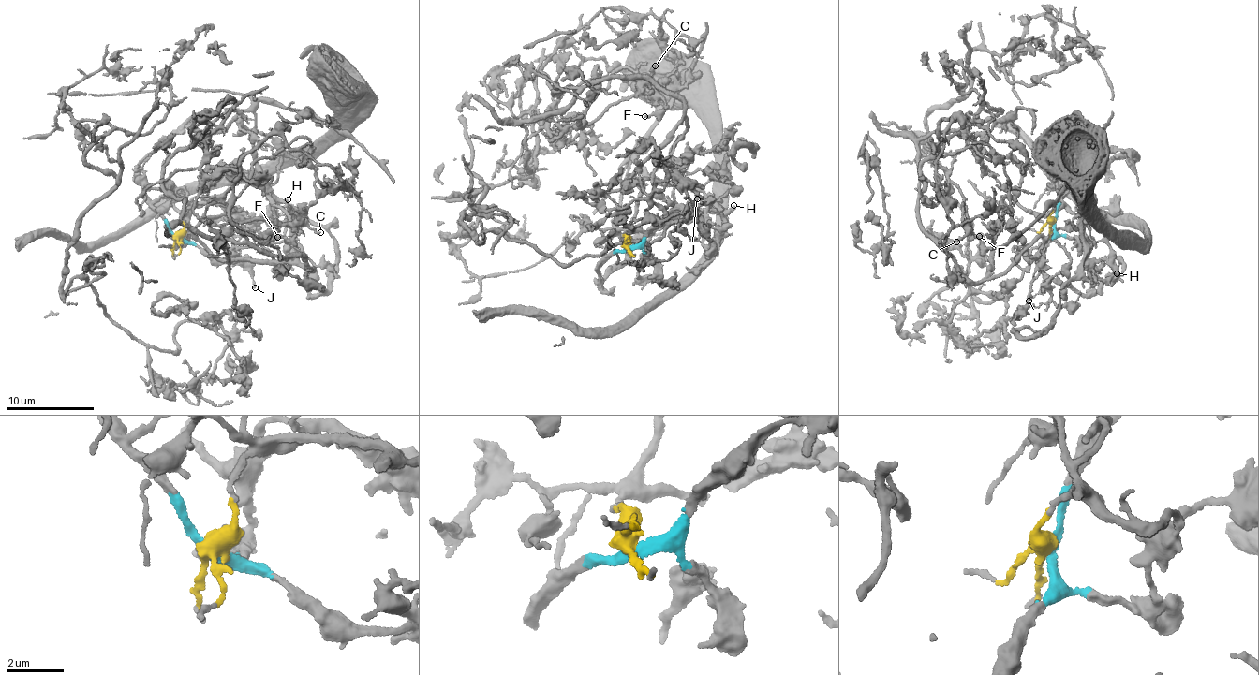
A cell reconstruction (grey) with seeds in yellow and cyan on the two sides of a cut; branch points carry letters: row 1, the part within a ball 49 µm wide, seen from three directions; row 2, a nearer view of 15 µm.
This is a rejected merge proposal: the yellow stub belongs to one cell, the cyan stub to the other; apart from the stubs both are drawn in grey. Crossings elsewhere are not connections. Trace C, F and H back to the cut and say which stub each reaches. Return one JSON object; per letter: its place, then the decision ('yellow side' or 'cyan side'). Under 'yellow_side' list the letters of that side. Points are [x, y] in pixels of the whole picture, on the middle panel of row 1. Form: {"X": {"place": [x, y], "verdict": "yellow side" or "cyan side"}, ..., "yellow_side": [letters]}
{"C": {"place": [655, 66], "verdict": "yellow side"}, "F": {"place": [644, 116], "verdict": "yellow side"}, "H": {"place": [733, 205], "verdict": "cyan side"}, "yellow_side": ["C", "F"]}

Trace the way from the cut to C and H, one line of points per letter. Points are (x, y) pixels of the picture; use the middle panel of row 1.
C: (628, 247), (642, 189), (601, 184), (681, 102), (606, 79), (519, 124), (530, 170), (539, 136), (655, 66)
H: (628, 247), (597, 282), (629, 249), (617, 212), (633, 160), (702, 210), (733, 204)

